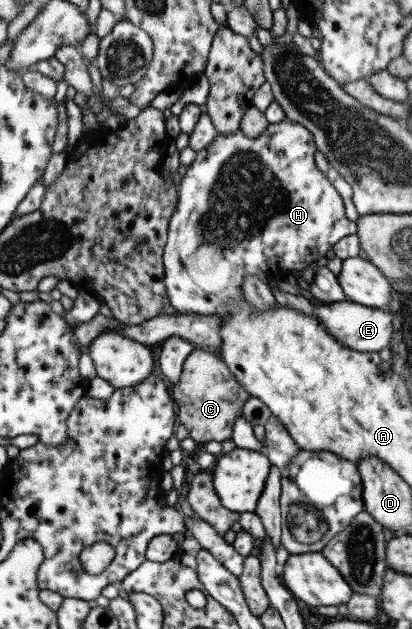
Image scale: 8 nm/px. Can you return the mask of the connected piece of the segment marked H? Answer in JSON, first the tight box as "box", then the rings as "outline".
{"box":[163,119,357,315],"outline":[[[282,119],[275,123],[268,123],[264,130],[255,137],[247,137],[238,130],[232,134],[216,135],[207,145],[196,154],[192,162],[186,167],[186,173],[177,186],[177,203],[170,215],[167,226],[167,241],[165,242],[163,262],[163,283],[166,289],[170,306],[177,310],[176,315],[209,315],[227,312],[227,302],[241,296],[241,284],[245,276],[274,276],[294,271],[302,271],[306,265],[324,256],[327,250],[333,247],[340,239],[357,232],[354,221],[344,217],[342,200],[334,187],[330,185],[326,176],[314,165],[314,152],[316,152],[313,138],[307,128],[294,123],[289,119]]]}

